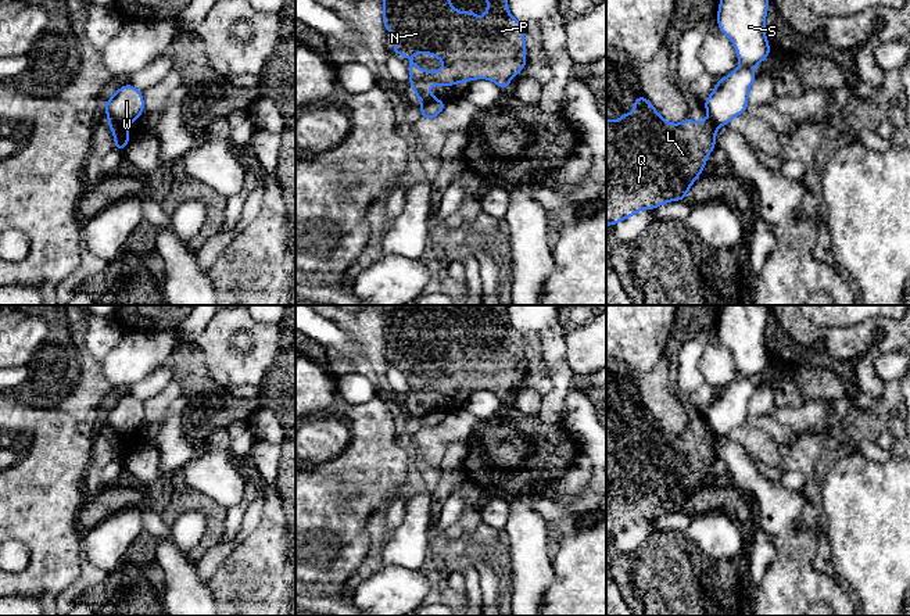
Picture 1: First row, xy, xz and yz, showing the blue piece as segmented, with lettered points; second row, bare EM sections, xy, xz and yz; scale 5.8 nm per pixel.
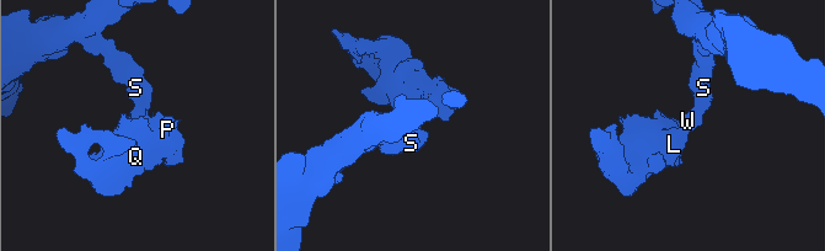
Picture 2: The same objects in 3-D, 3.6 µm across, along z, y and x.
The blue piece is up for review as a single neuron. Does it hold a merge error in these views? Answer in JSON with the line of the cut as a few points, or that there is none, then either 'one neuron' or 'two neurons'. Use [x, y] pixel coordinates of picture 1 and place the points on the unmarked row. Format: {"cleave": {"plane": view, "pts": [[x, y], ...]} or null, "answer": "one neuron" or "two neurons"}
{"cleave": {"plane": "xy", "pts": [[107, 426], [125, 437]]}, "answer": "two neurons"}

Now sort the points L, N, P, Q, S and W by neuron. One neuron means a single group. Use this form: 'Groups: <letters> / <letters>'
Groups: L N P Q / S W

